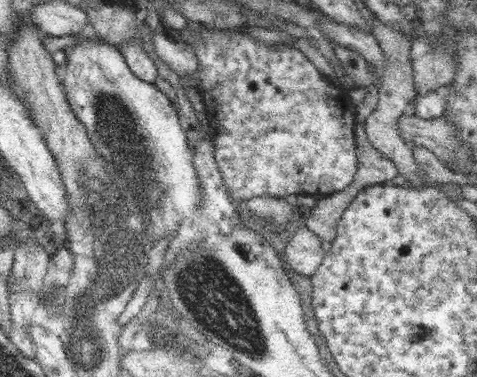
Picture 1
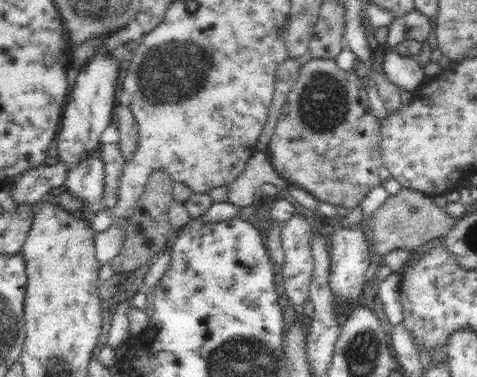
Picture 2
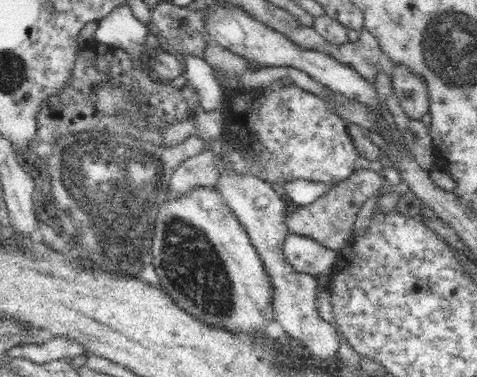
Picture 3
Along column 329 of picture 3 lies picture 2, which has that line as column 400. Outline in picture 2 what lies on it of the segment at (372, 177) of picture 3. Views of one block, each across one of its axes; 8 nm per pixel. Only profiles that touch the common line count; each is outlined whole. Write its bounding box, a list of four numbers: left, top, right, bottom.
[367,190,457,258]

